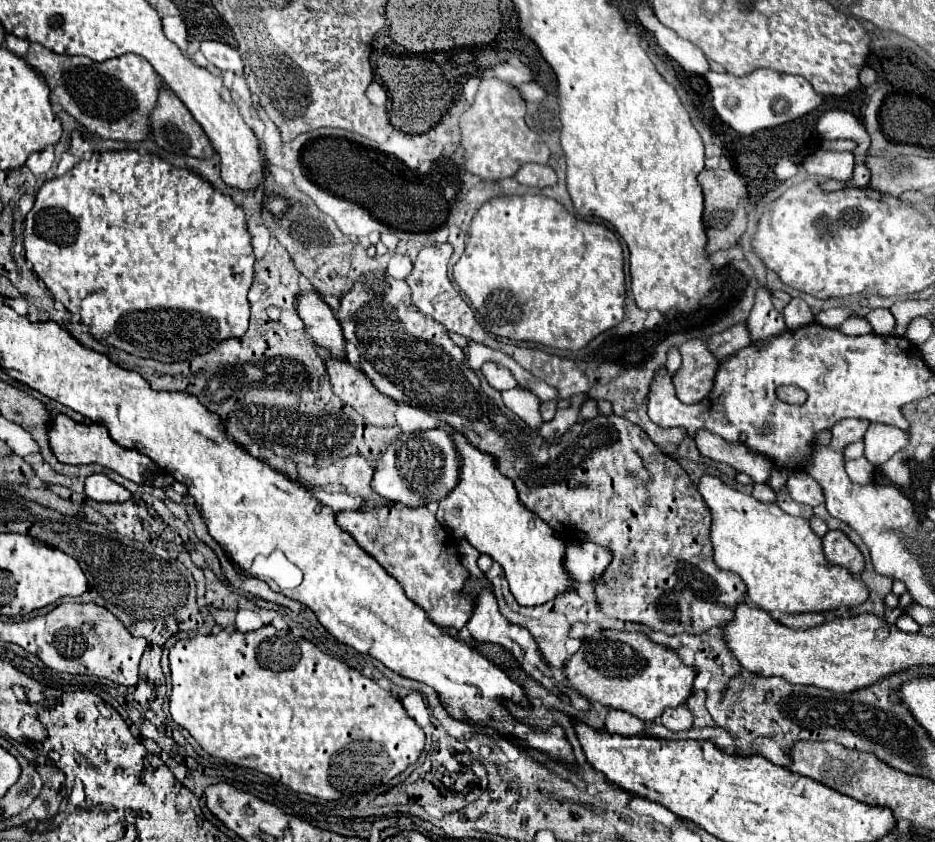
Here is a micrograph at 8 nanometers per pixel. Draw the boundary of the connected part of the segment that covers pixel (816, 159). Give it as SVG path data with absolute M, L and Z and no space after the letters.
M815 152L803 160L803 166L813 176L847 184L853 178L855 160L851 152Z

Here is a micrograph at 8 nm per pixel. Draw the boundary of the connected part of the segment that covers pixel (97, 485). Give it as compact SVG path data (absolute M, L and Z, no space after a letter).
M91 474L85 478L85 494L97 502L123 502L131 496L127 488L113 482L107 474Z

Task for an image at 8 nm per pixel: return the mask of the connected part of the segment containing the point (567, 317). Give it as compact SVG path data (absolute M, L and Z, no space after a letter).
M525 194L525 196L497 196L497 198L489 200L489 202L485 202L477 210L477 214L473 216L469 242L467 242L467 248L465 248L463 256L453 266L453 278L455 278L457 286L471 300L473 308L477 310L477 314L487 318L487 320L481 320L483 328L489 334L501 336L501 338L529 340L529 342L539 342L539 344L545 344L545 346L551 346L551 348L577 352L589 340L599 336L601 332L617 326L623 320L623 316L625 316L625 272L623 272L623 252L621 252L619 240L615 238L615 234L607 226L589 224L589 222L583 222L583 220L571 216L557 200L547 198L547 196L531 196L531 194Z

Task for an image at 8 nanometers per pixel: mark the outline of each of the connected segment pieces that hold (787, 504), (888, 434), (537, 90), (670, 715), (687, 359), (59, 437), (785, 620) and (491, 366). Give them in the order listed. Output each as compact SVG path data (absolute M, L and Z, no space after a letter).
M775 492L775 494L777 494L777 500L775 500L775 502L777 502L777 506L779 506L783 512L787 512L787 514L791 514L791 516L801 516L801 518L807 518L807 520L813 516L811 506L805 506L805 504L795 502L789 492Z
M869 424L869 430L863 438L865 458L871 464L881 466L893 454L897 454L899 450L909 446L909 440L911 440L911 434L901 428L893 428L887 424Z
M535 82L521 84L519 92L521 92L521 96L523 96L525 102L541 102L545 98L545 90L541 86L537 86Z
M681 704L677 708L667 708L661 714L661 724L673 732L689 730L691 728L691 710L687 710L685 704Z
M691 338L681 344L681 356L683 364L675 372L673 384L681 402L695 404L709 394L719 362L709 352L707 340L703 338Z
M51 414L47 424L47 436L49 436L51 452L63 464L101 464L105 468L119 472L127 480L133 480L137 484L161 486L161 488L175 482L169 474L165 474L165 470L159 470L159 466L155 466L151 458L139 454L137 450L127 450L119 446L103 424L81 424L71 420L67 414Z
M781 614L777 620L789 628L811 628L823 624L827 614Z
M485 362L481 366L481 372L485 374L487 382L495 388L495 390L509 390L509 388L515 388L517 382L515 382L515 376L501 364L497 362Z

